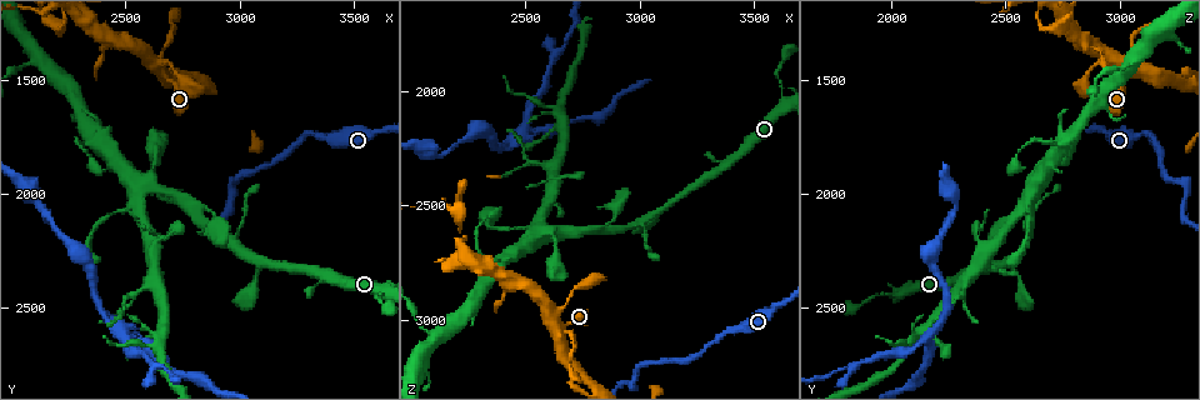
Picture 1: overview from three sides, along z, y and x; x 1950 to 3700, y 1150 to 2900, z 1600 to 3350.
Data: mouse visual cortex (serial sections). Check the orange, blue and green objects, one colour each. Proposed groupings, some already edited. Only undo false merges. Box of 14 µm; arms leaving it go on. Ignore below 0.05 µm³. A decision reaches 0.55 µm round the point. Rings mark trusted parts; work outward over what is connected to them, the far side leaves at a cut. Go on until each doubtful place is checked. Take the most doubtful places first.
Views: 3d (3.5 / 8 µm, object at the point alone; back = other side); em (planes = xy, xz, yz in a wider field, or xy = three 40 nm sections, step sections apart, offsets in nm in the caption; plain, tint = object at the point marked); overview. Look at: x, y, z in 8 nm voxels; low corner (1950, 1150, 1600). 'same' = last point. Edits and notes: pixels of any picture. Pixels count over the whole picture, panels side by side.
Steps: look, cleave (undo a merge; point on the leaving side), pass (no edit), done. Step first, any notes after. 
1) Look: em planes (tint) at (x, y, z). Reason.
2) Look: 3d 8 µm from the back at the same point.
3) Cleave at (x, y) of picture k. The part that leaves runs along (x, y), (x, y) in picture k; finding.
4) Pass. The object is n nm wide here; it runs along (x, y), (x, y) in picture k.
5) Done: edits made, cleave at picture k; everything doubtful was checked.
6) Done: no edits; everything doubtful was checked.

Look: 3d 3.5 µm at (3630, 2440, 2000). Sharp bend.

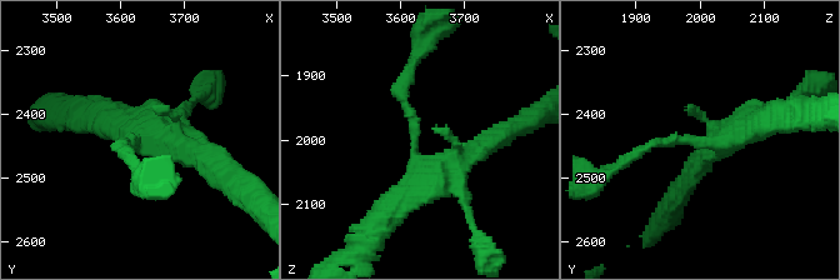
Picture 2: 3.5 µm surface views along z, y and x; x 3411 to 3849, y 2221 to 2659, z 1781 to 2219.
Look: em xy step 1 (tint) at (3625, 2445, 2010). 4 arms meet here; the arms are 150, 300, 300, 300 nm wide.

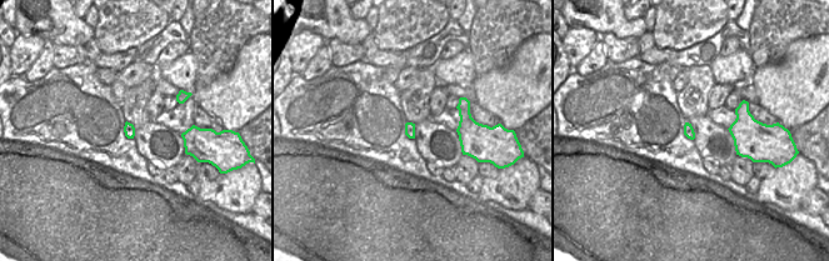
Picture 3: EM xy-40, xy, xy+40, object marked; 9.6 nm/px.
Look: em planes (tint) at the same point.

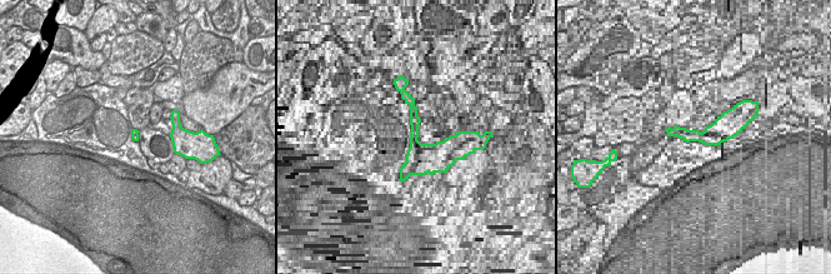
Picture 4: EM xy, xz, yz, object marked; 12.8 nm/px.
Pass. The object is 100 nm wide here; it runs along (769, 119), (726, 141), (653, 141), (630, 156) in picture 2; continuous, no second cell.

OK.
Look: 3d 3.5 µm at (2650, 1460, 3050). Looks like a crossing.

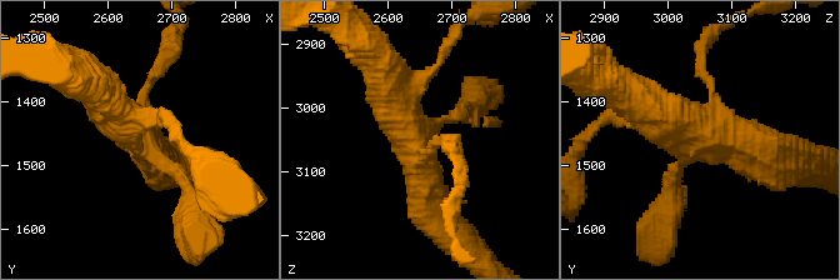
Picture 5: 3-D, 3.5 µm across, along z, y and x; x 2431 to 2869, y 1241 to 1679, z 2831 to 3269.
Look: em xy step 2 (tint) at (2645, 1455, 3035). 4 arms meet here; the arms are 150, 150, 500, 500 nm wide; shape alone is not enough.

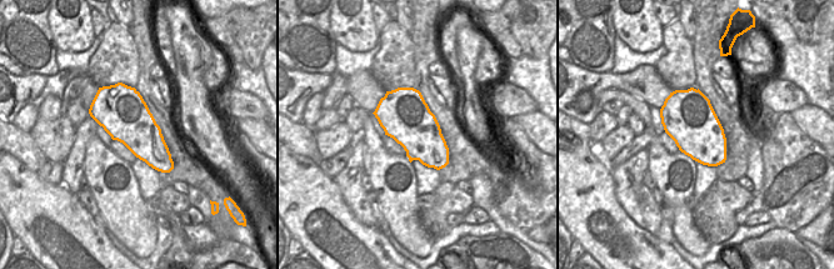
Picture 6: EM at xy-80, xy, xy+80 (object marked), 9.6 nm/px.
Pass. It runs along (189, 193), (104, 96) in picture 5; continuous, no second cell.

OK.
Look: 3d 3.5 µm at (2670, 1360, 3060).

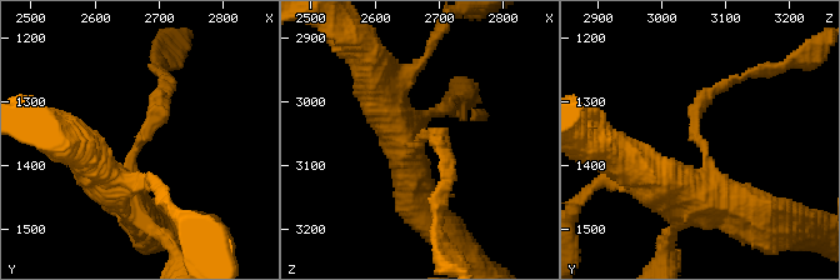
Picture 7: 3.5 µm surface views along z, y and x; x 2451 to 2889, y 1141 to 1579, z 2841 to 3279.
Pass. The arms are 150, 400 nm wide; it runs along (685, 199), (710, 188), (698, 106), (733, 80) in picture 7; continuous, no second cell.

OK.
Done: no edits; everything doubtful was checked.

